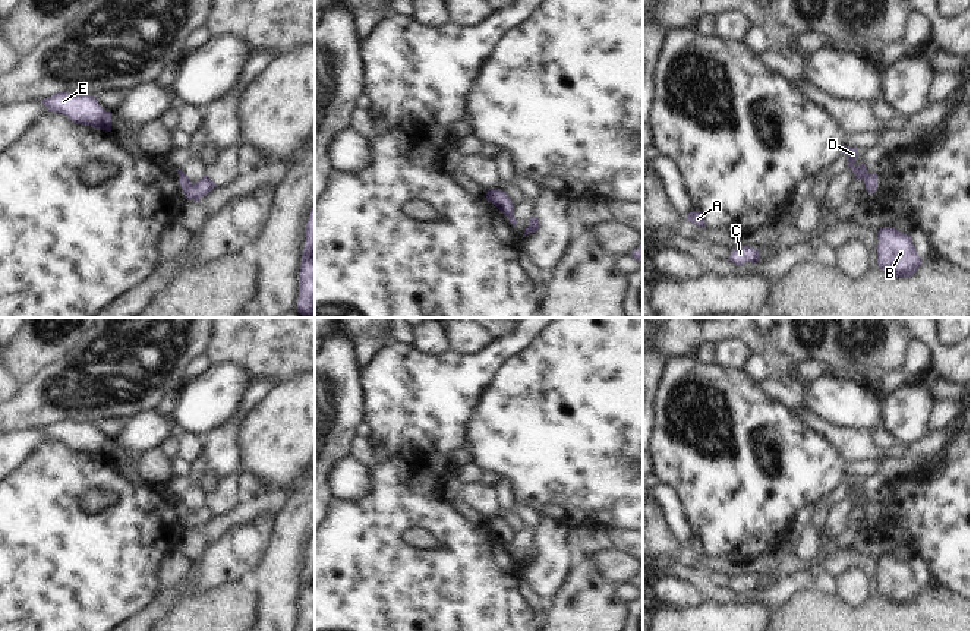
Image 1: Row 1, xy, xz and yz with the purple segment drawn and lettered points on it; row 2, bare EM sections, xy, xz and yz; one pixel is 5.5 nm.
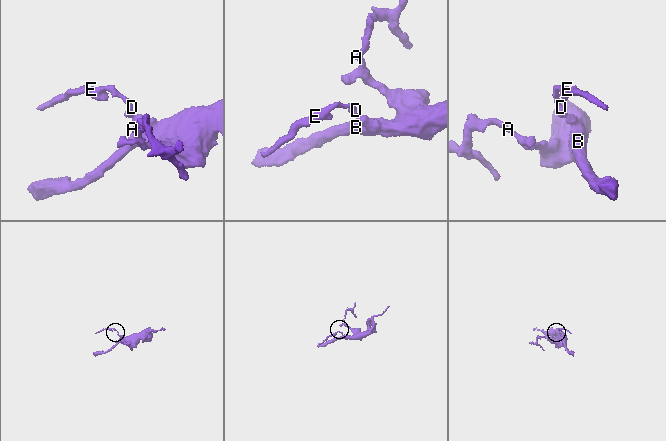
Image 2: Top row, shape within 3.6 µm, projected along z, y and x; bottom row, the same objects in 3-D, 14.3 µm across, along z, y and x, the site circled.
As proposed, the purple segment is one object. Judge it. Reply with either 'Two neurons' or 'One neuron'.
Two neurons.

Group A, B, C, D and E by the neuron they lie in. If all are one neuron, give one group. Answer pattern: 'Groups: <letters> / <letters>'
Groups: A B C / D E.

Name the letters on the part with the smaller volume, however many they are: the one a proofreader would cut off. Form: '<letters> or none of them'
D, E

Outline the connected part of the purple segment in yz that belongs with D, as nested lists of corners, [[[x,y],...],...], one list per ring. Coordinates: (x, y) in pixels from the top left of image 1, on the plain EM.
[[[842,474],[842,482],[845,482],[848,485],[848,495],[852,496],[854,502],[855,502],[855,508],[866,508],[867,504],[868,504],[868,499],[867,499],[867,495],[866,492],[861,492],[861,493],[854,493],[855,492],[855,488],[858,485],[858,476],[847,476],[847,474]]]

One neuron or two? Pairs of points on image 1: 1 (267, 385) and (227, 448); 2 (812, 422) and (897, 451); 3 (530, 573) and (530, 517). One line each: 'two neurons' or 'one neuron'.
1: one neuron
2: one neuron
3: two neurons

